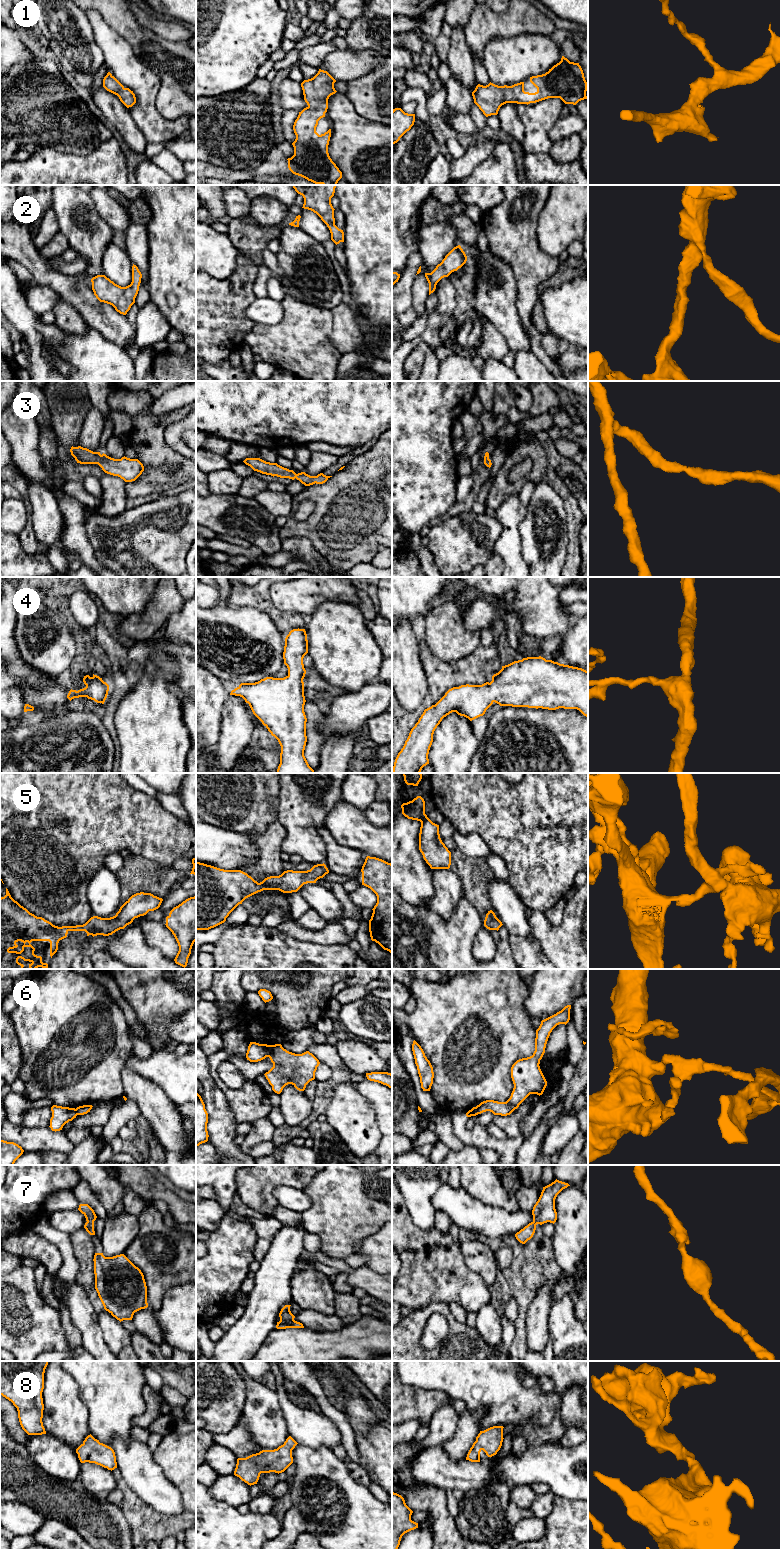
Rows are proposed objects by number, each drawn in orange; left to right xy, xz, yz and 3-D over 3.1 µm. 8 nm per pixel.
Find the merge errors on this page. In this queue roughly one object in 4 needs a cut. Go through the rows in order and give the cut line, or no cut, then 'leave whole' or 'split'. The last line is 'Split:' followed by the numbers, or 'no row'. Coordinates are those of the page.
1: no cut; leave whole
2: no cut; leave whole
3: no cut; leave whole
4: no cut; leave whole
5: no cut; leave whole
6: cut in xz along (273, 1045), (272, 1052), (268, 1056); split
7: no cut; leave whole
8: no cut; leave whole
Split: 6

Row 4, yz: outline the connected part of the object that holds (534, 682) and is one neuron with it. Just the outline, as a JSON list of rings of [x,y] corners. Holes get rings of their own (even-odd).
[[[527,657],[502,666],[502,669],[492,676],[492,681],[482,685],[461,685],[449,689],[445,695],[431,707],[424,710],[418,722],[411,729],[407,740],[398,753],[392,773],[420,773],[422,768],[429,764],[428,754],[433,742],[433,734],[442,719],[452,712],[468,718],[470,721],[483,716],[486,710],[493,704],[500,706],[542,708],[548,710],[577,709],[588,717],[588,671],[569,665],[560,664],[552,660],[539,657]]]

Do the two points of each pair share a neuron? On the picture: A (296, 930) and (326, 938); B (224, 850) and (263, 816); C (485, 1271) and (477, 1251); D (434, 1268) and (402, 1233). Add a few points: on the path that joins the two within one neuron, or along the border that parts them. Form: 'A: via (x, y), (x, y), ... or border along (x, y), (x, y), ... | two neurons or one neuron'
A: via (303, 934), (319, 936) | one neuron
B: border along (220, 827), (245, 833), (259, 850) | two neurons
C: via (485, 1266), (478, 1256) | one neuron
D: via (426, 1259), (410, 1242) | one neuron

